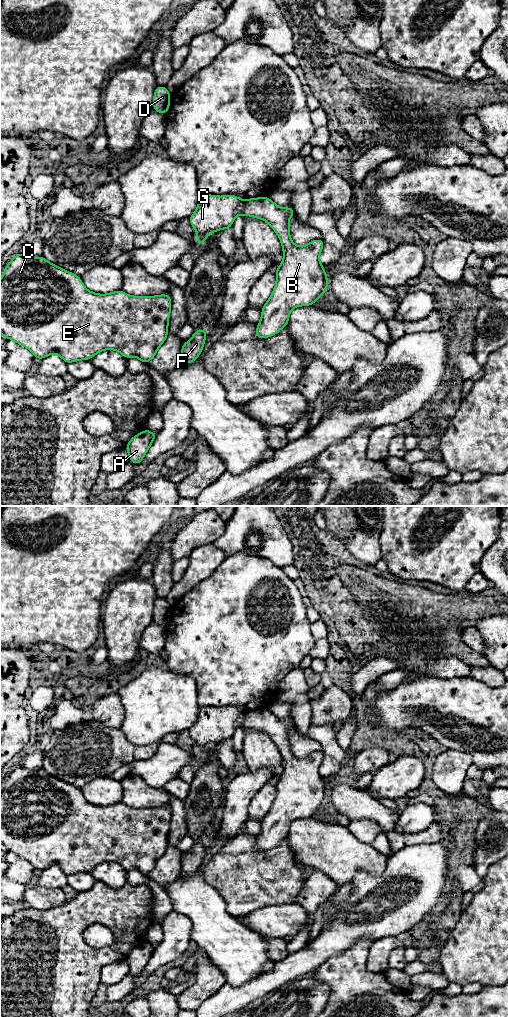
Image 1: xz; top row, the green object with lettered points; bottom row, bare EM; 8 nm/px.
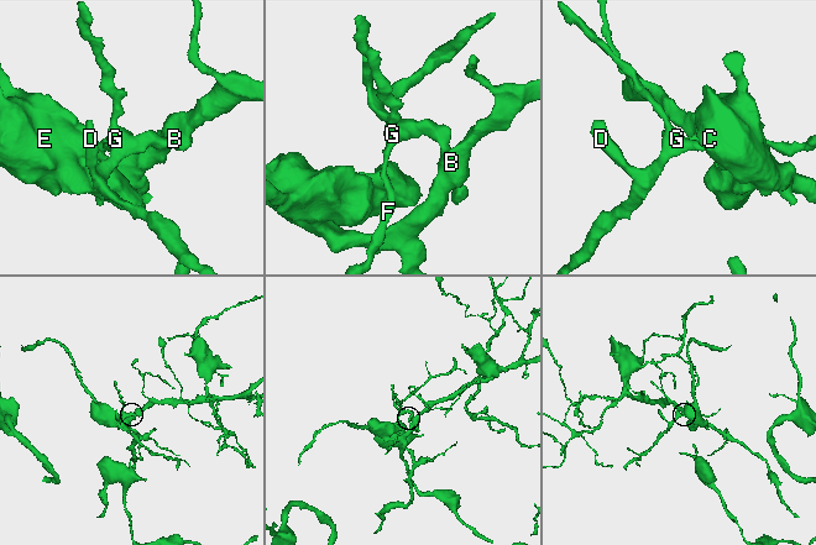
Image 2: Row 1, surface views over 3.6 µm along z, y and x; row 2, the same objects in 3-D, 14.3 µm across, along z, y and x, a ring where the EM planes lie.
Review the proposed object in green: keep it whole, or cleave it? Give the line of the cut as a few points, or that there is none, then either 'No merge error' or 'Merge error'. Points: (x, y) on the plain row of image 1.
Split along xz (245, 712), (244, 726). Merge error

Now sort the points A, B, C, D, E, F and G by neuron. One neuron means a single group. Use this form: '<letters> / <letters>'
A D F G / B C E

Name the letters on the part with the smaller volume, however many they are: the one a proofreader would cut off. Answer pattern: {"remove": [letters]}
{"remove": ["A", "D", "F", "G"]}

